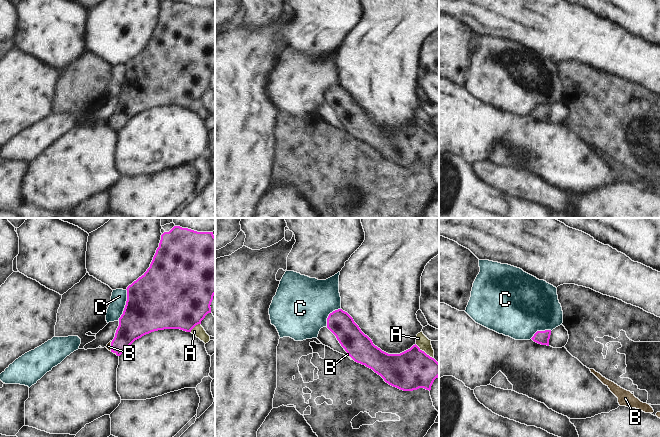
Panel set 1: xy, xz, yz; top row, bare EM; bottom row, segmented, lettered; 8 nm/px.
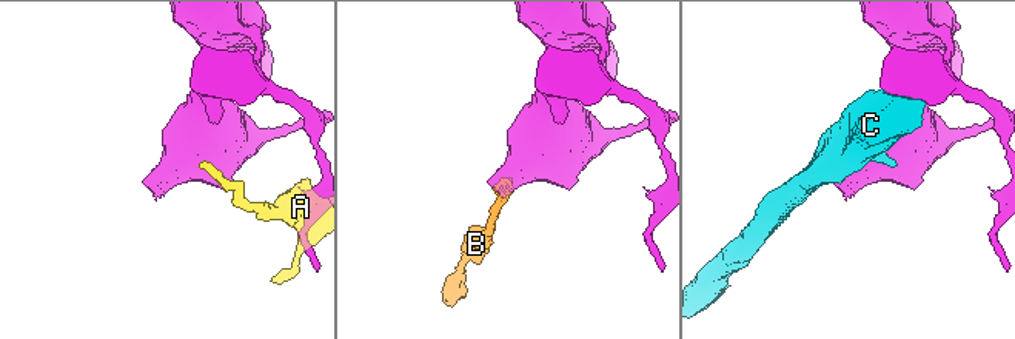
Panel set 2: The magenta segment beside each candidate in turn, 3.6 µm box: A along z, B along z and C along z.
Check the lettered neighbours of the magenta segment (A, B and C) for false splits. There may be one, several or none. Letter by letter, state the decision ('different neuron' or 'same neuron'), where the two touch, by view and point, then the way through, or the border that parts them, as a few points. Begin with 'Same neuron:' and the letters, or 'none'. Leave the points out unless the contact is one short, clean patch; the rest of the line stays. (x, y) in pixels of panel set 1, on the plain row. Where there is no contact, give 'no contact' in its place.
Same neuron: B
A: different neuron; contact xy (195, 101)
B: same neuron; contact xy (111, 122); way xy (133, 100), (111, 122), (108, 122)
C: different neuron; contact xy (125, 81)

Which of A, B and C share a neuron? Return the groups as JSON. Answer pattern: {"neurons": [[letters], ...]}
{"neurons": [["A", "C"], ["B"]]}

